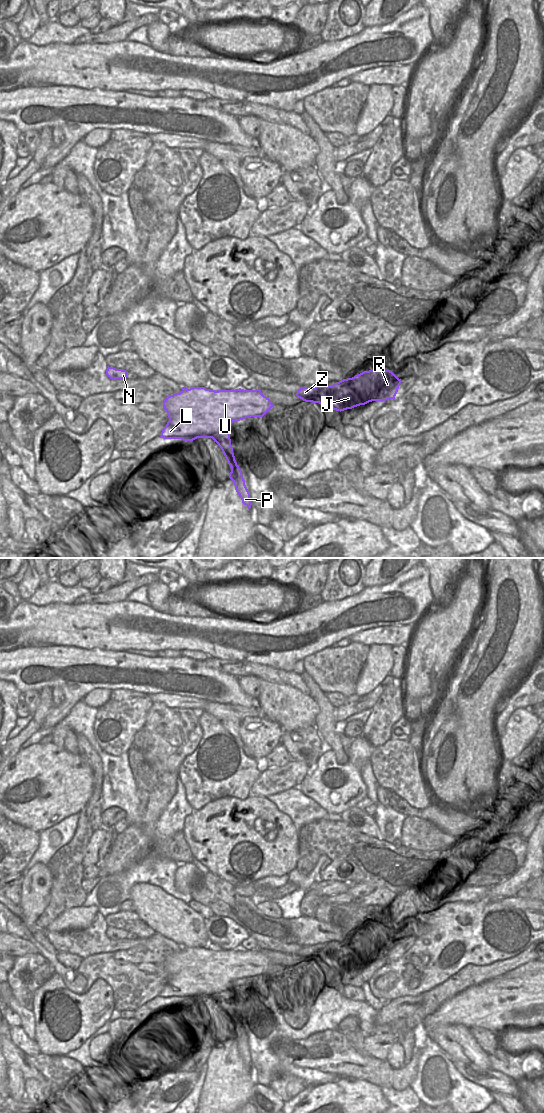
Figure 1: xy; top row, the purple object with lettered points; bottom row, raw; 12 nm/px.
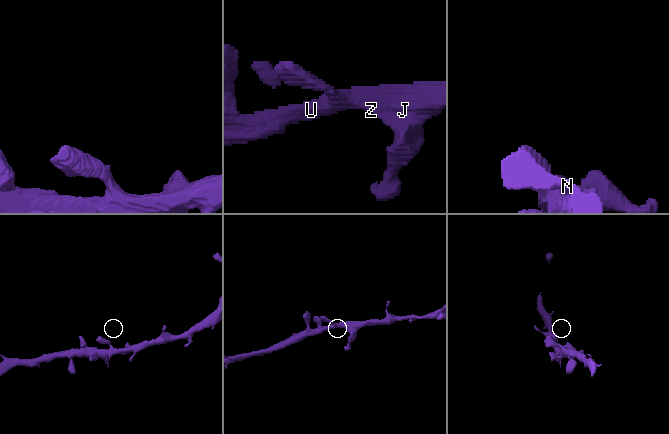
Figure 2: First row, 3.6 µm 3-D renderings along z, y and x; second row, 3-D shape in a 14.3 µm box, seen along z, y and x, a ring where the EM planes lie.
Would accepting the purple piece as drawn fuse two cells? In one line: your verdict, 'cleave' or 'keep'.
keep

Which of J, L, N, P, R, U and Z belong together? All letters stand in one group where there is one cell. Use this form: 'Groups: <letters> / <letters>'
Groups: J L N P R U Z

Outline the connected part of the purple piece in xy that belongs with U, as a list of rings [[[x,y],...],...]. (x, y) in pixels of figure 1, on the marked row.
[[[182,387],[180,393],[168,396],[163,402],[169,421],[160,437],[183,441],[212,438],[231,467],[228,476],[234,482],[237,494],[250,509],[250,493],[235,460],[230,425],[246,418],[263,417],[272,407],[274,405],[260,389],[215,391],[205,387]]]

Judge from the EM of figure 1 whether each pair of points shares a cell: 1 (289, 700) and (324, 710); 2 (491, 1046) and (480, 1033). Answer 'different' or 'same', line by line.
1: different
2: same

